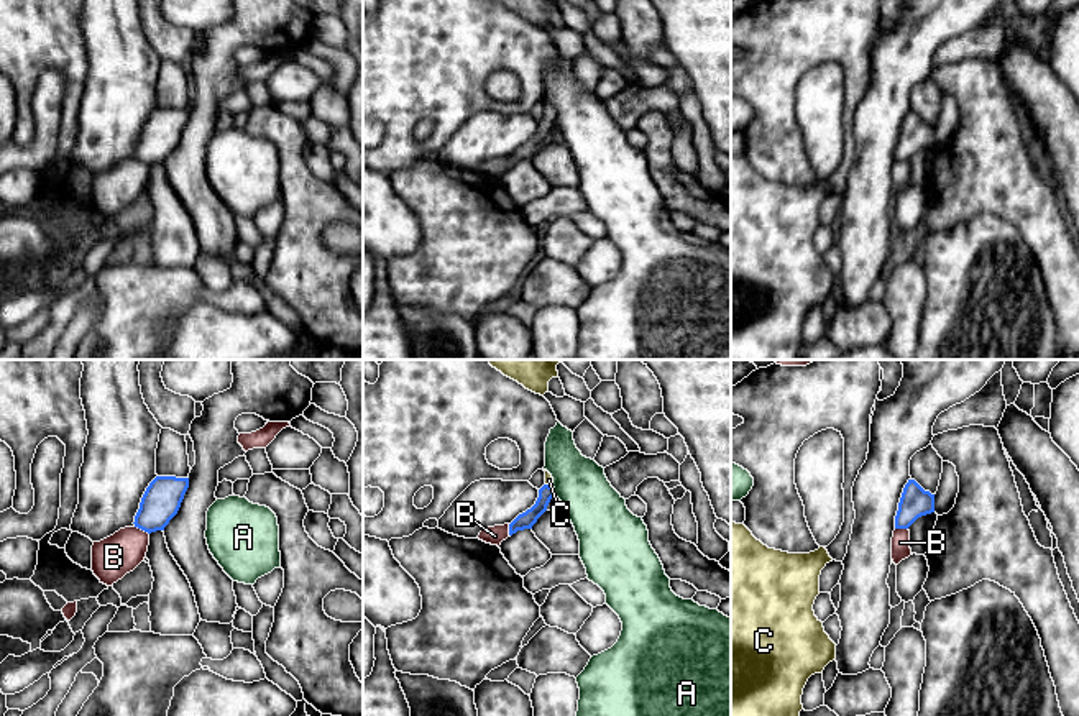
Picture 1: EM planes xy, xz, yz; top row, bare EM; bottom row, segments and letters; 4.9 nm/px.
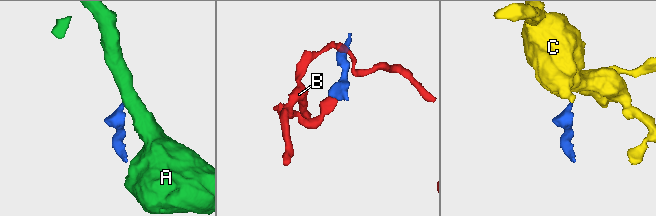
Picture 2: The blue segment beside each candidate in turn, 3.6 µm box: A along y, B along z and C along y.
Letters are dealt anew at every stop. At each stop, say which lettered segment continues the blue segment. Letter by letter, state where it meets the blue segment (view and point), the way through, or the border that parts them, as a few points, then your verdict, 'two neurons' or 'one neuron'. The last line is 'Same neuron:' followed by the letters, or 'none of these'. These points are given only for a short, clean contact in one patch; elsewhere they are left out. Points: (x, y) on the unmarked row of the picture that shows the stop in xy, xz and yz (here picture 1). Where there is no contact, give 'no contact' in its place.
A: xz (554, 123) | along xz (552, 119), (555, 127) | two neurons
B: xy (142, 161) | along xy (135, 158), (148, 166) | two neurons
C: xz (547, 117) | across xz (546, 125), (547, 117), (549, 112) | one neuron
Same neuron: C

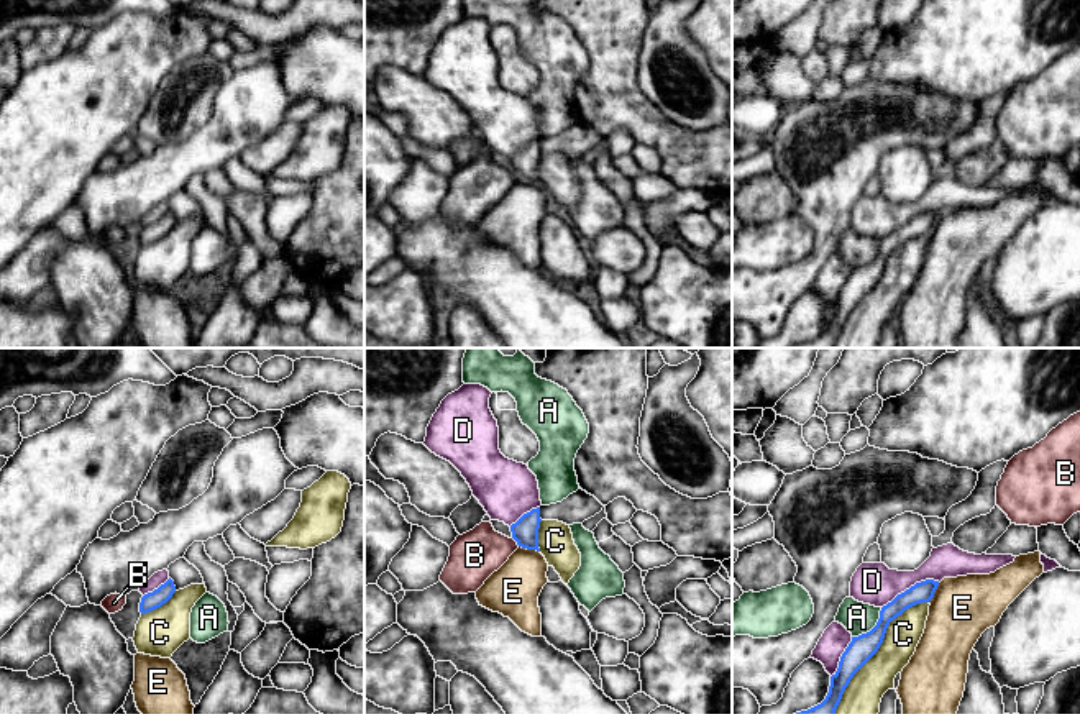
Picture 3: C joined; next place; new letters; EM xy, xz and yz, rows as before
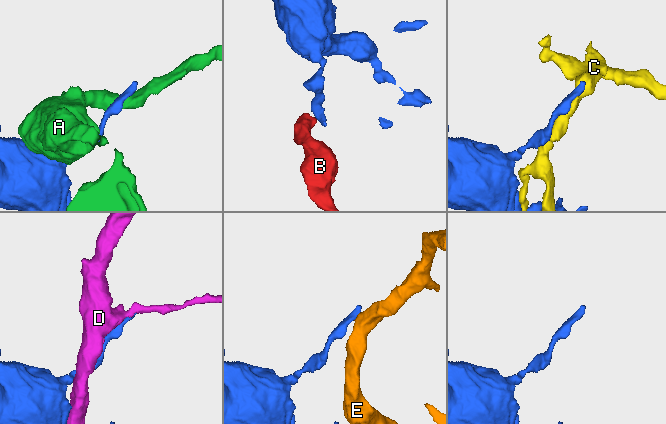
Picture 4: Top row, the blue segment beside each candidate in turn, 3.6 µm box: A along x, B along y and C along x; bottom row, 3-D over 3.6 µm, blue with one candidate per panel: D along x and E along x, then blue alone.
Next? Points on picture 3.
A: yz (874, 260) | two neurons
B: xz (516, 173) | along xz (512, 169), (519, 178) | two neurons
C: yz (877, 283) | two neurons
D: yz (911, 219) | two neurons
E: xz (529, 181) | two neurons
Same neuron: none of these

